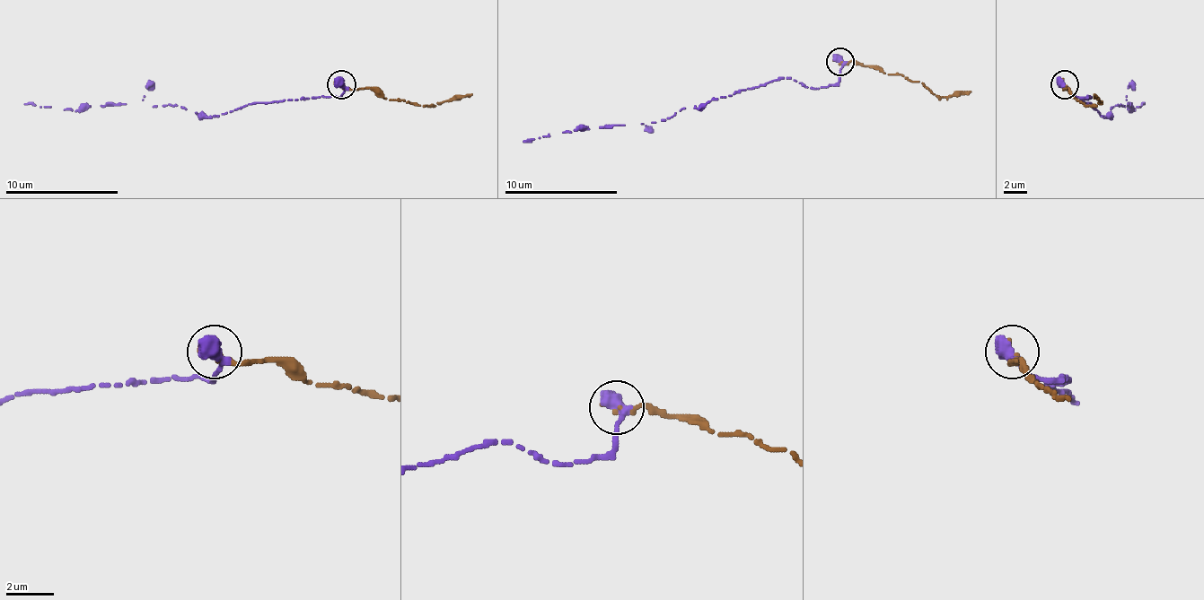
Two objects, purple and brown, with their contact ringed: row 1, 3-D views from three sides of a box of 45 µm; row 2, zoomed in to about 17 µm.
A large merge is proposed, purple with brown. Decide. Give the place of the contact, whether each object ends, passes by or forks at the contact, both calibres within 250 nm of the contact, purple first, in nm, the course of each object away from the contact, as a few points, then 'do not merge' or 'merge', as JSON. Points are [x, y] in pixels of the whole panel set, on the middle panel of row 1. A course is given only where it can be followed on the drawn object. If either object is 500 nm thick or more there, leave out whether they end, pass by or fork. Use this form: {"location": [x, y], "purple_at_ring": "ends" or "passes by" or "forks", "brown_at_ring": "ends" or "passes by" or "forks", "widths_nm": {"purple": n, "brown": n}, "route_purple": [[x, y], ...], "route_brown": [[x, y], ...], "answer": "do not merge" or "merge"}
{"location": [840, 62], "widths_nm": {"purple": 650, "brown": 220}, "route_purple": [[840, 61], [835, 83], [810, 89], [781, 78], [674, 111], [652, 123], [582, 128], [522, 143]], "route_brown": [[840, 64], [852, 61], [880, 66], [889, 75], [919, 81], [934, 95], [951, 98], [971, 91]], "answer": "merge"}

